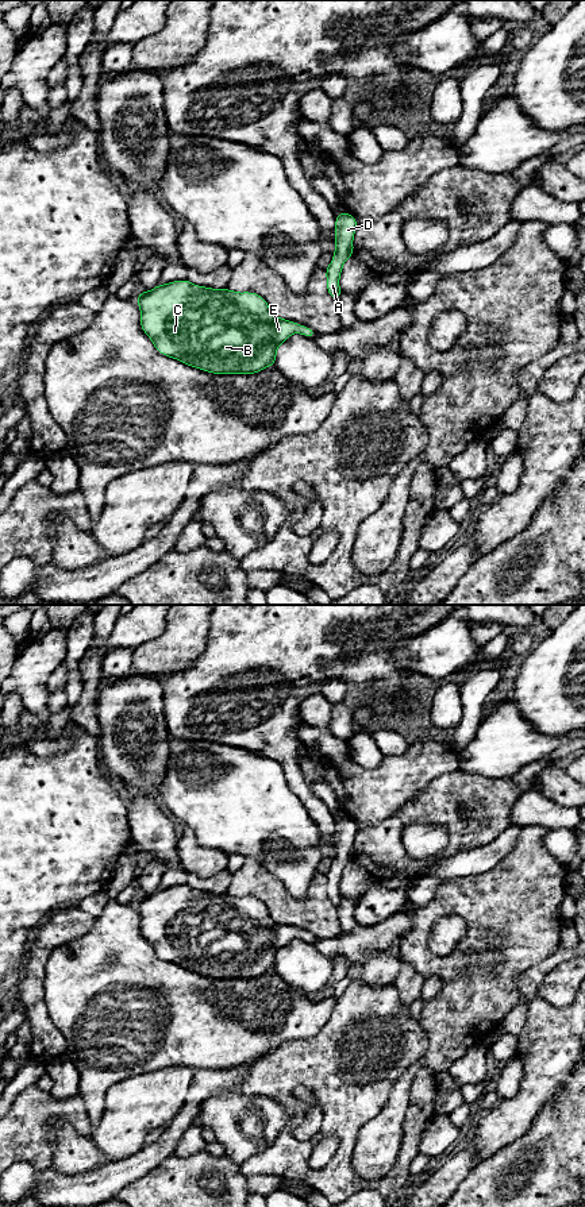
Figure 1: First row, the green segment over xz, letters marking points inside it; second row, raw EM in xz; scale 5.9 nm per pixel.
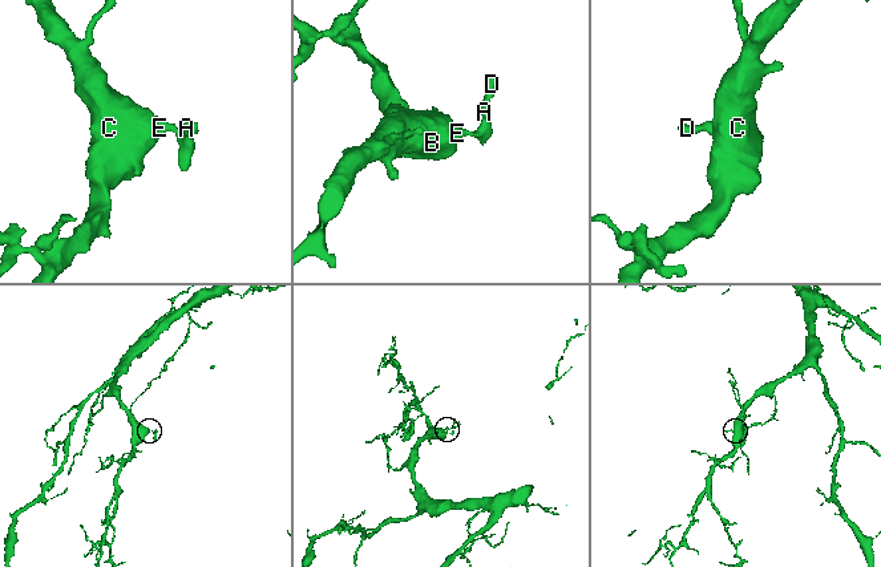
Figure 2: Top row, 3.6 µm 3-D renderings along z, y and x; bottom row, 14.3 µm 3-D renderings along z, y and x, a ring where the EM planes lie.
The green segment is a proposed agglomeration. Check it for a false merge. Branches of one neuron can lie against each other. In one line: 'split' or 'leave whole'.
leave whole

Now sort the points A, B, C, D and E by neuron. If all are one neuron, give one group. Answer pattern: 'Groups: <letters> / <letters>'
Groups: A B C D E

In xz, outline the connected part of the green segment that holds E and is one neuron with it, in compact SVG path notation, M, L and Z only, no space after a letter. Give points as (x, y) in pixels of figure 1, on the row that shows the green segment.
M188 279L157 285L136 294L141 328L155 350L212 374L257 374L274 365L277 348L292 333L317 335L312 328L276 317L266 300L251 292L199 286Z

